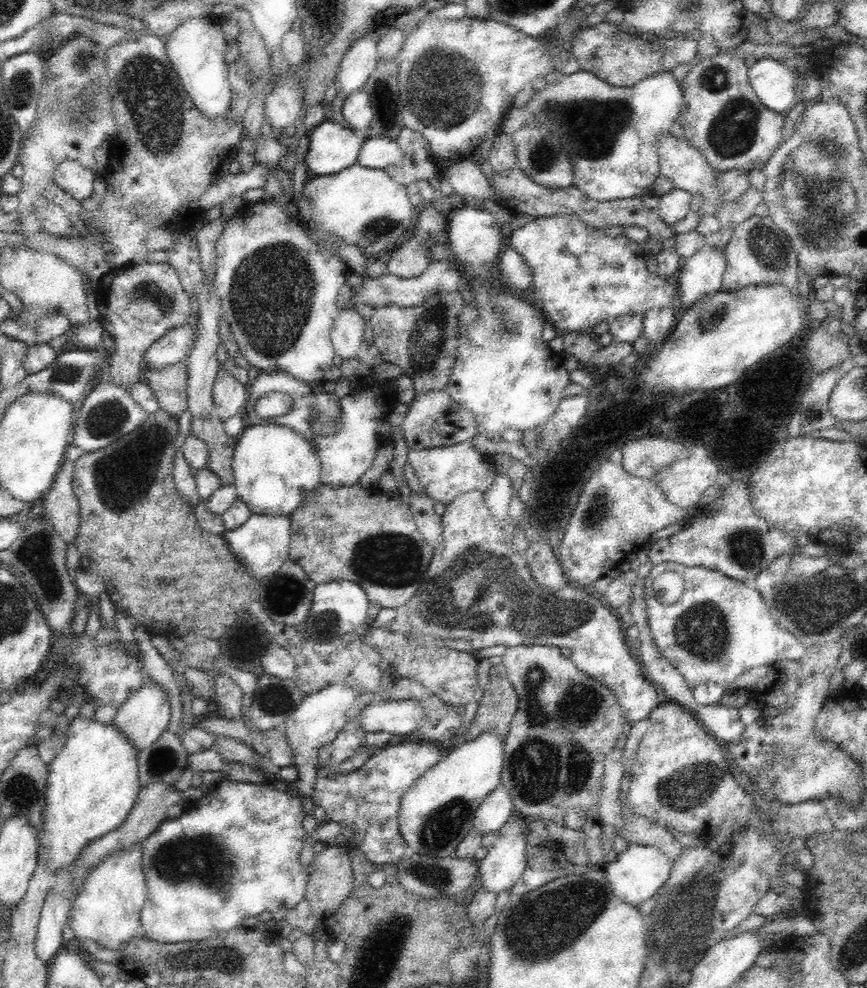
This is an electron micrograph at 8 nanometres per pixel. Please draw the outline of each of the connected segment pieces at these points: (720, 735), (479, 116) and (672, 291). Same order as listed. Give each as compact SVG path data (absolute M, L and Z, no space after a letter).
M698 703L692 713L704 729L722 744L735 741L747 727L740 721L738 709L721 704L703 705Z
M464 17L462 20L448 20L448 18L437 18L422 21L410 33L407 34L405 44L395 58L399 67L399 92L400 100L404 102L404 126L410 130L424 134L426 141L430 143L430 160L439 167L440 170L446 170L448 166L461 160L471 158L476 149L481 146L486 132L495 127L500 127L501 122L506 118L507 112L511 109L514 97L518 92L524 89L528 84L541 84L541 81L553 72L554 62L550 58L545 45L537 37L530 37L523 34L518 29L510 27L496 20L482 20Z
M551 216L518 220L510 236L510 249L523 256L533 272L534 303L542 309L559 333L587 332L602 320L613 320L622 314L641 314L648 310L677 303L678 290L657 272L650 272L646 252L624 233L612 237L604 231L583 223L574 216Z

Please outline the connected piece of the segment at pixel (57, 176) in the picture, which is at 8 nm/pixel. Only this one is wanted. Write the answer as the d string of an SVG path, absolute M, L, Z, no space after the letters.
M62 160L56 164L53 172L53 181L66 194L82 202L92 194L92 185L97 177L93 170L82 166L78 160Z

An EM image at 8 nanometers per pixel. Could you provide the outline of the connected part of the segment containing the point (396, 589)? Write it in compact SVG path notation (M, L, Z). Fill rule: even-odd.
M319 482L318 487L310 492L308 496L306 496L306 499L302 501L301 506L296 508L294 513L290 515L290 521L292 529L289 556L287 559L300 565L302 570L306 573L306 576L316 584L326 584L334 580L352 580L352 582L358 582L362 590L367 592L369 602L379 604L381 608L397 609L412 598L414 592L418 590L420 583L423 581L426 569L430 565L434 554L435 548L424 540L422 533L418 530L418 526L414 521L409 504L404 504L404 502L402 502L398 490L394 492L392 498L388 500L384 494L372 494L372 490L366 490L358 483L351 486L341 485L334 487Z

